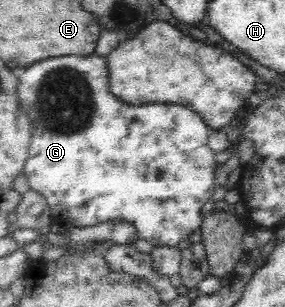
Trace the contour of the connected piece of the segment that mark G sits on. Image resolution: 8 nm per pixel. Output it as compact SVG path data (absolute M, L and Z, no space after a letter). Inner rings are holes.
M91 54L91 56L87 56L87 58L81 58L81 56L63 56L63 58L47 58L47 60L43 60L43 62L35 62L35 64L31 64L23 74L21 74L21 78L19 78L19 90L17 90L19 94L19 102L21 110L23 110L23 114L31 121L31 142L29 143L29 154L28 158L24 164L23 176L27 180L30 186L30 190L39 194L41 198L47 203L47 208L52 210L52 216L56 219L60 216L61 220L65 220L72 224L73 227L76 228L89 228L89 226L95 226L96 224L109 222L112 220L123 220L125 222L131 223L135 229L137 229L138 238L145 240L153 240L153 238L159 238L159 236L155 236L155 226L163 226L163 246L175 247L177 244L187 239L194 231L199 230L200 226L203 222L203 206L212 199L213 192L215 191L217 184L215 182L215 170L218 167L215 162L215 155L211 152L211 149L208 145L209 133L212 131L207 123L203 121L203 119L190 108L186 106L179 106L175 103L145 103L143 106L133 106L133 104L127 104L127 102L123 102L123 100L119 99L117 95L111 92L109 86L109 71L107 68L107 61L105 57L97 56L97 54Z

